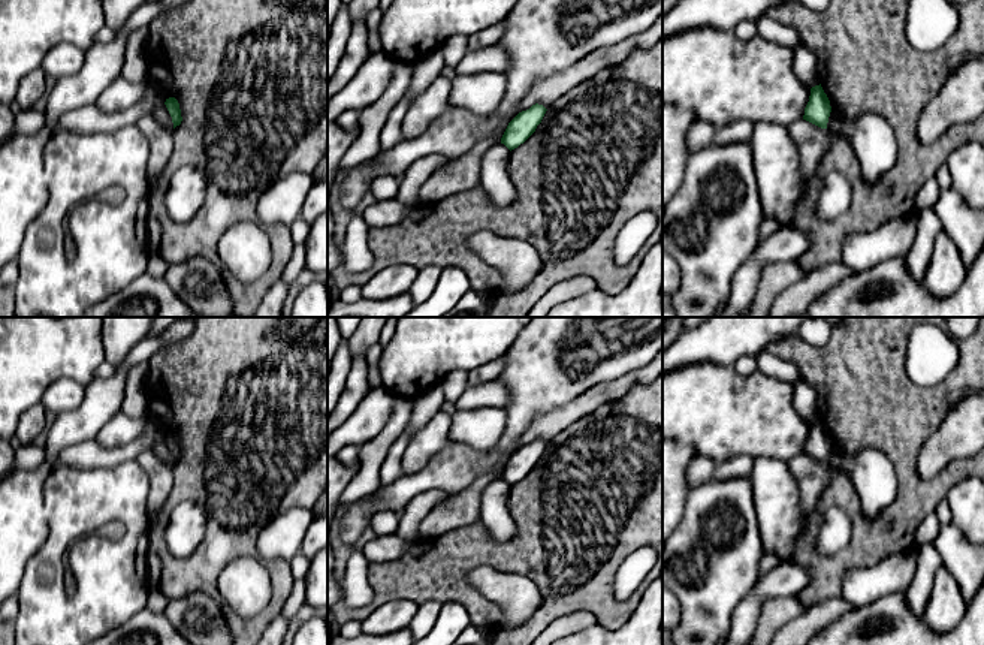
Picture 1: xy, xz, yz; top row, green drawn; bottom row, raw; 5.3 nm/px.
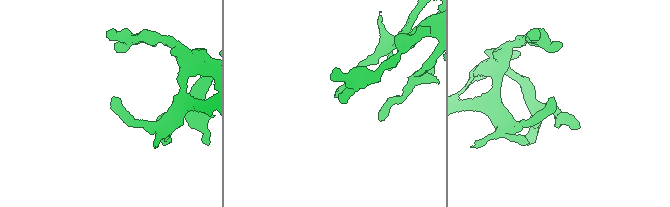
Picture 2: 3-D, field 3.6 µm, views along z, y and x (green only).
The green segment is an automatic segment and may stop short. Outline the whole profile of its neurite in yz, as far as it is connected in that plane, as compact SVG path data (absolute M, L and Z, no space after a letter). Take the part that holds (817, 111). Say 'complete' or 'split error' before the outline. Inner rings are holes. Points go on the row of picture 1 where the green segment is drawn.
complete; M821 84L812 87L809 102L805 108L803 120L821 129L827 129L830 112L831 112L830 100L824 93Z

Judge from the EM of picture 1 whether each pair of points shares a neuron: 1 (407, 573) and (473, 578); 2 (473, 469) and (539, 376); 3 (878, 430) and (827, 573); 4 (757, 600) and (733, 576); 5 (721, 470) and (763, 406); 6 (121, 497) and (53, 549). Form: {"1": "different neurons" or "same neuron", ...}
{"1": "different neurons", "2": "same neuron", "3": "same neuron", "4": "different neurons", "5": "different neurons", "6": "same neuron"}

